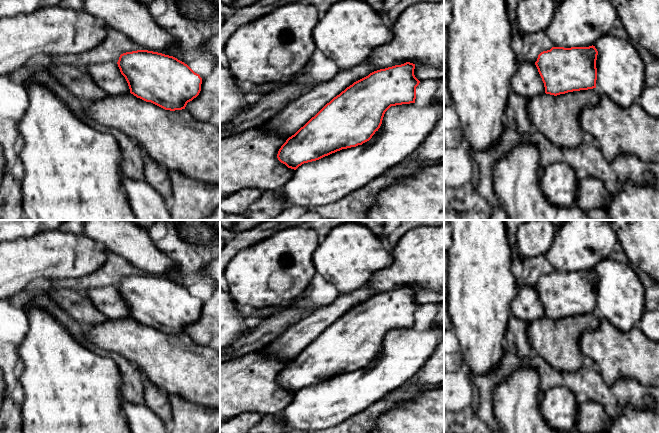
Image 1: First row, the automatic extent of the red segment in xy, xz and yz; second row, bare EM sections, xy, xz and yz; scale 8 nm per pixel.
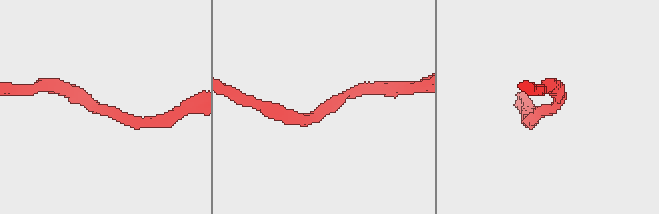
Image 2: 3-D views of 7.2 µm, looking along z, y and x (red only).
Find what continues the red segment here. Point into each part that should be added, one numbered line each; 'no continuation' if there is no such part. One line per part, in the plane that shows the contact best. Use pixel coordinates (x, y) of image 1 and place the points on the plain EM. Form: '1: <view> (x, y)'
1: xz (296, 338)

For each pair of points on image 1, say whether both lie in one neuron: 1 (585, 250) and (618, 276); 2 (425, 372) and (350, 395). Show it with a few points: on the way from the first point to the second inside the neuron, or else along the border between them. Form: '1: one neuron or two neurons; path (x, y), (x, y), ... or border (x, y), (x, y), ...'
1: two neurons; border (608, 257), (600, 260), (592, 268)
2: two neurons; border (428, 358), (402, 385)

